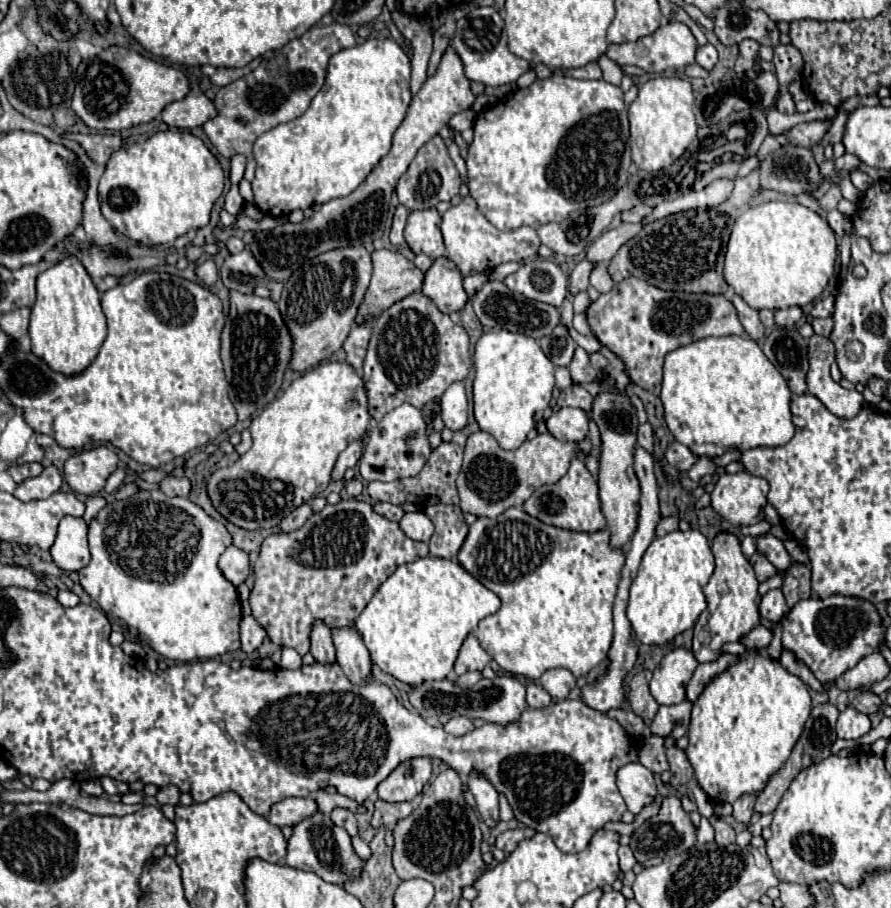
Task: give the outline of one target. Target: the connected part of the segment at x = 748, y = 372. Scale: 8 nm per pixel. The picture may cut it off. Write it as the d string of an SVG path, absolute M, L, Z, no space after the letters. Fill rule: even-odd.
M721 336L701 338L665 356L661 383L661 402L665 408L665 422L677 442L685 444L695 456L721 456L729 448L775 448L787 444L795 426L791 422L791 390L779 370L769 362L763 350L749 336Z

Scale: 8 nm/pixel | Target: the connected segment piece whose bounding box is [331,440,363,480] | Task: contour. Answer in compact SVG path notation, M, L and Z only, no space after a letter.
M355 440L353 444L349 444L349 446L339 454L339 460L337 460L337 464L335 464L335 470L333 470L333 474L331 474L333 480L343 478L345 470L347 470L347 468L353 468L353 466L359 462L361 452L363 452L363 440Z

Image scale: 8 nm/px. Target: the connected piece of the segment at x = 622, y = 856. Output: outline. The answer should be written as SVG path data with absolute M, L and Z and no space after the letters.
M621 846L621 848L619 848L619 868L621 868L623 872L627 872L627 870L631 870L635 864L637 864L637 860L635 860L631 848L629 848L629 846Z

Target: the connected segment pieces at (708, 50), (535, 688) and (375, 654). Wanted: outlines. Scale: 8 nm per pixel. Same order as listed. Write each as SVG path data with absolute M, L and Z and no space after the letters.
M705 44L697 50L697 64L711 70L717 64L717 50L711 44Z
M533 682L533 684L527 686L527 704L529 704L531 708L543 710L543 708L547 708L551 702L553 702L553 698L551 698L539 684Z
M427 556L427 558L419 558L417 562L409 562L409 564L399 566L399 568L393 572L393 576L389 576L389 578L377 588L377 592L373 594L373 598L369 600L369 604L365 606L365 610L355 618L353 628L361 634L365 646L367 646L367 650L369 650L369 654L371 654L373 664L377 664L385 674L391 674L391 676L397 678L399 682L409 684L409 686L417 686L419 682L425 682L425 680L443 680L443 678L449 678L449 676L453 674L453 664L455 664L457 652L459 652L463 640L467 638L467 634L477 628L479 620L483 620L483 618L489 616L489 614L495 614L495 612L499 610L499 606L501 606L501 600L499 600L491 590L487 590L479 580L475 580L469 572L465 572L465 570L459 566L457 560L445 560L445 558Z

